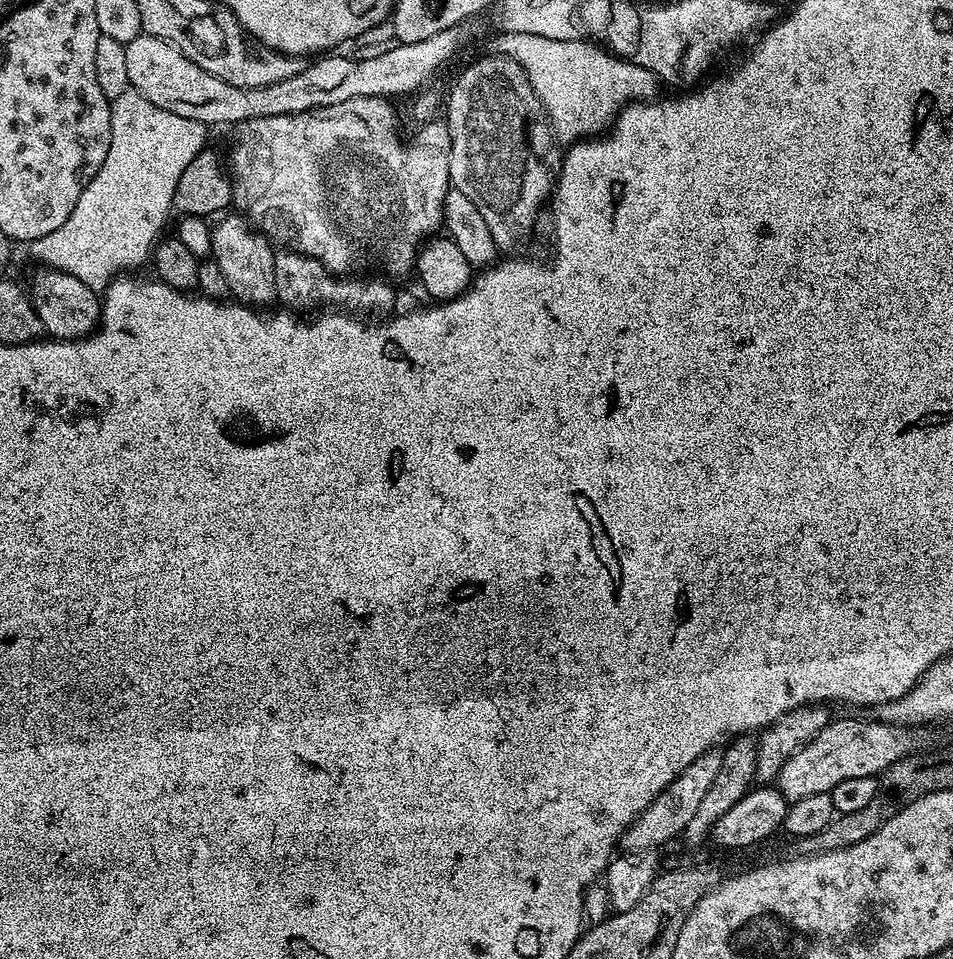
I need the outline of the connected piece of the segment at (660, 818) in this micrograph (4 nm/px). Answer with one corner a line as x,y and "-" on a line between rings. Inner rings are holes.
713,750
699,756
670,786
650,802
650,806
625,830
620,838
619,847
624,852
650,852
660,850
663,844
668,844
672,839
683,837
686,826
690,823
690,818
698,814
698,805
702,798
706,798
706,793
710,791
710,786
714,782
714,777
718,774
718,766
722,766
722,755
719,751

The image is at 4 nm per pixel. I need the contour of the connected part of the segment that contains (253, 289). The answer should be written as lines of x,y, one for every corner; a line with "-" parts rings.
231,214
225,220
215,221
212,230
212,254
210,259
218,262
222,269
222,275
226,278
226,286
233,301
257,310
267,309
277,303
276,291
274,290
274,251
273,243
262,232
256,231
247,219
240,214

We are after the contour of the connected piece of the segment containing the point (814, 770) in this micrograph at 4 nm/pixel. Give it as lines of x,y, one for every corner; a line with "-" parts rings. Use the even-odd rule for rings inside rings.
878,718
833,719
816,738
798,749
782,766
778,777
780,793
791,802
798,798
810,798
810,794
831,792
838,782
846,782
846,778
879,777
888,771
890,765
923,753
929,747
928,736
924,732
927,731
916,726
885,724

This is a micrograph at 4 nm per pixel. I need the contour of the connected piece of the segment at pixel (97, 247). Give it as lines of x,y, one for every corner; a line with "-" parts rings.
139,94
119,96
111,101
112,133
110,134
110,154
106,154
106,162
102,162
102,170
92,176
92,181
85,186
78,198
78,206
50,234
31,241
32,256
41,260
48,270
59,270
78,278
86,286
90,286
98,294
103,293
113,280
129,270
136,270
140,263
151,257
158,241
160,231
168,220
168,212
173,211
172,199
178,186
178,178
182,178
182,170
194,162
200,152
205,151
204,132
206,125
194,122
194,118
181,118
179,114
170,114
170,110
162,110
162,106
154,106
147,98

